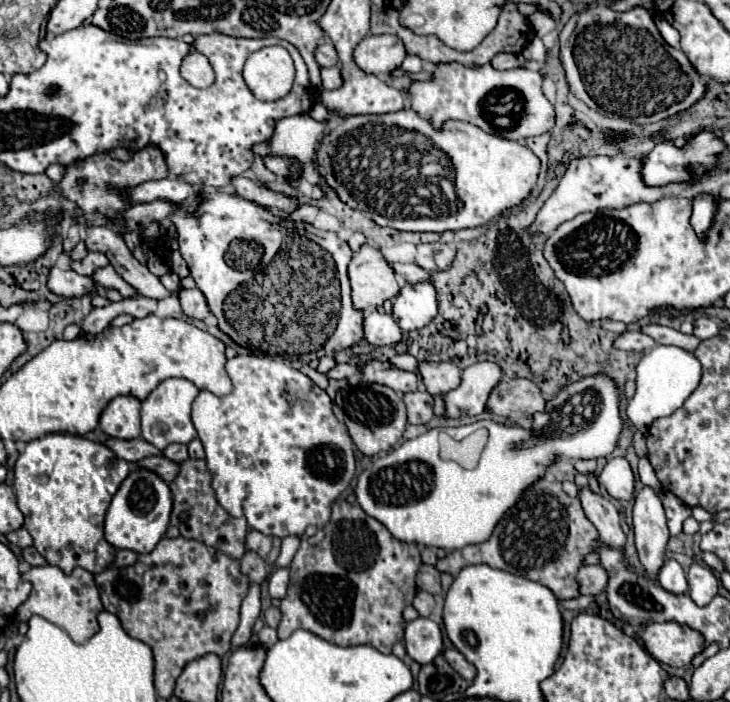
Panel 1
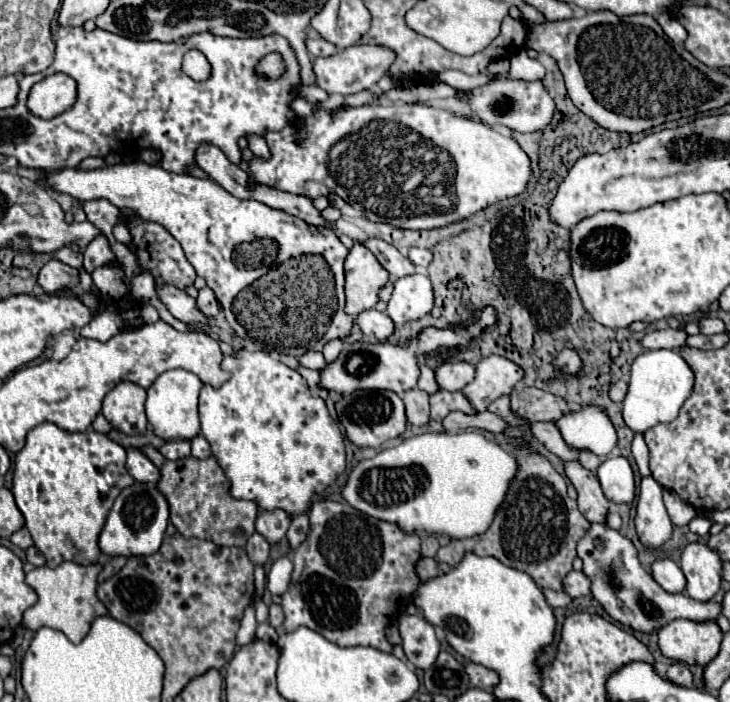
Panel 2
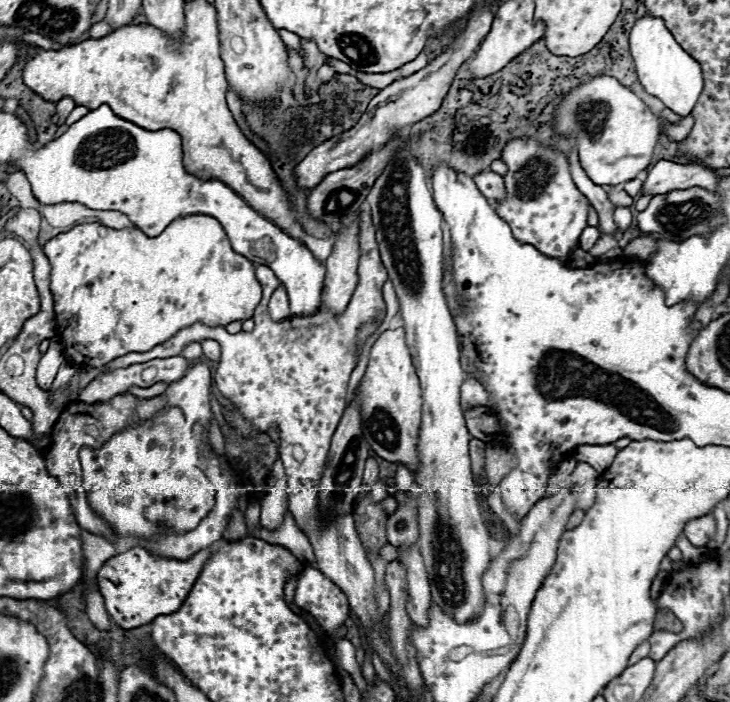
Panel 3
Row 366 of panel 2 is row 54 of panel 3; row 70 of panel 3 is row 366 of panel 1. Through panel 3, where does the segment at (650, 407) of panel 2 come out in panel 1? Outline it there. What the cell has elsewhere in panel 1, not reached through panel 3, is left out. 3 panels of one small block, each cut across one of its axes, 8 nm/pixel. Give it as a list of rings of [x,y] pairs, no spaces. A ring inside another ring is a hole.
[[[654,346],[648,352],[642,354],[638,366],[636,366],[638,378],[636,378],[636,394],[628,404],[628,418],[636,426],[636,430],[646,432],[650,424],[656,418],[670,416],[676,412],[686,398],[696,390],[702,376],[702,366],[694,352],[688,352],[678,346]]]

